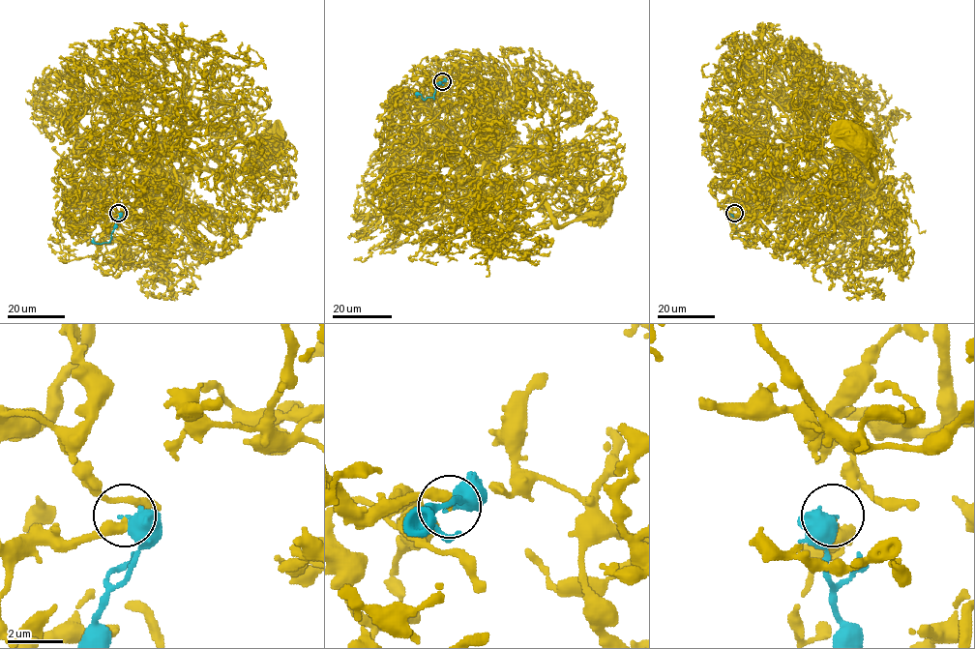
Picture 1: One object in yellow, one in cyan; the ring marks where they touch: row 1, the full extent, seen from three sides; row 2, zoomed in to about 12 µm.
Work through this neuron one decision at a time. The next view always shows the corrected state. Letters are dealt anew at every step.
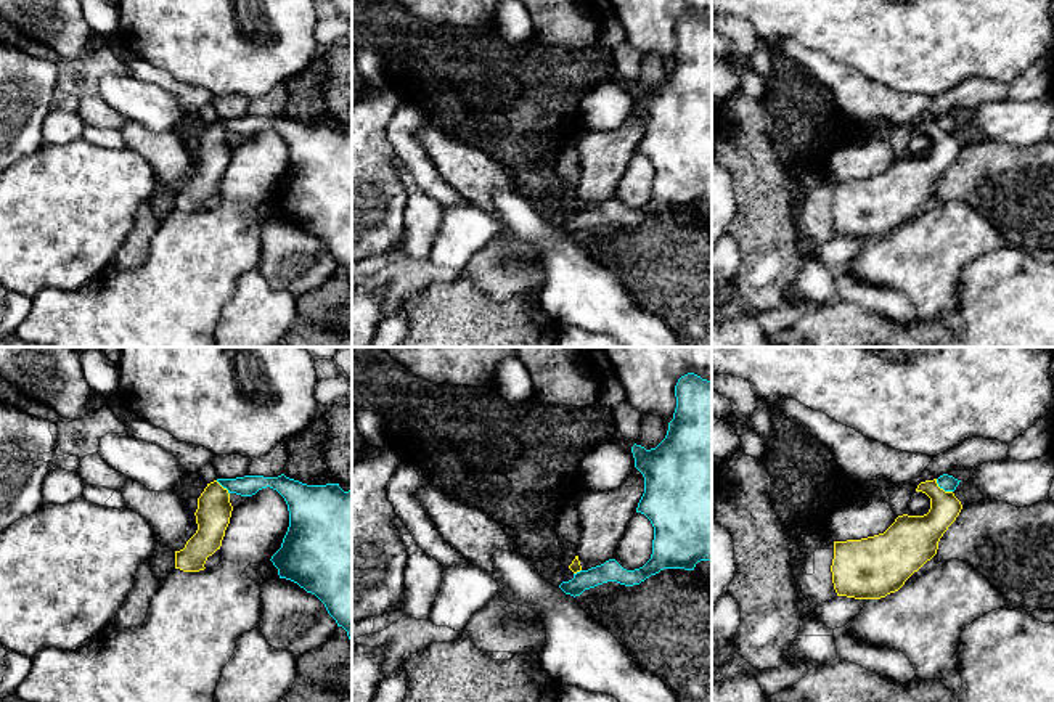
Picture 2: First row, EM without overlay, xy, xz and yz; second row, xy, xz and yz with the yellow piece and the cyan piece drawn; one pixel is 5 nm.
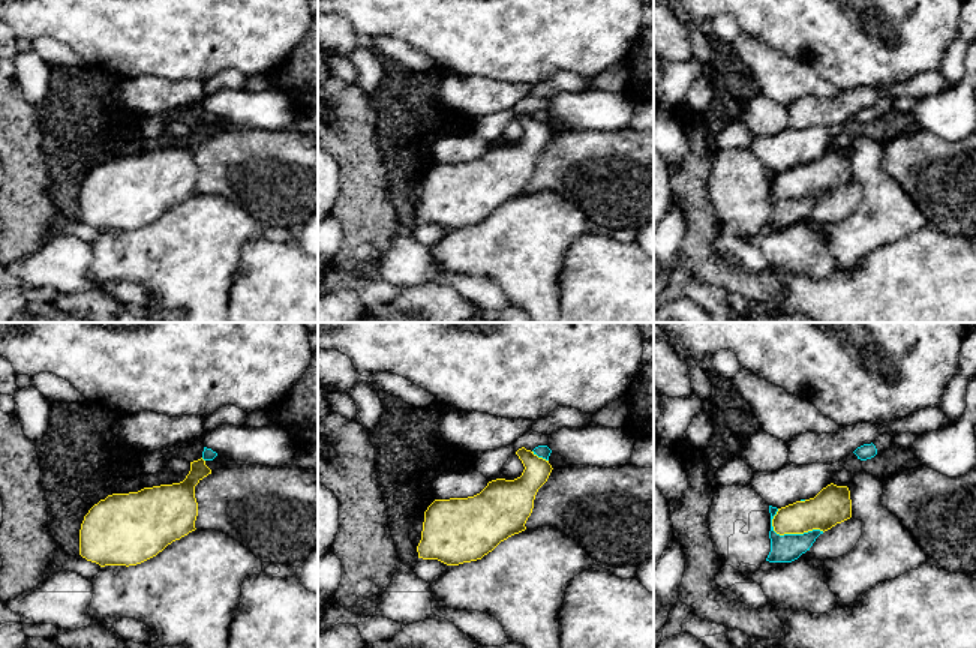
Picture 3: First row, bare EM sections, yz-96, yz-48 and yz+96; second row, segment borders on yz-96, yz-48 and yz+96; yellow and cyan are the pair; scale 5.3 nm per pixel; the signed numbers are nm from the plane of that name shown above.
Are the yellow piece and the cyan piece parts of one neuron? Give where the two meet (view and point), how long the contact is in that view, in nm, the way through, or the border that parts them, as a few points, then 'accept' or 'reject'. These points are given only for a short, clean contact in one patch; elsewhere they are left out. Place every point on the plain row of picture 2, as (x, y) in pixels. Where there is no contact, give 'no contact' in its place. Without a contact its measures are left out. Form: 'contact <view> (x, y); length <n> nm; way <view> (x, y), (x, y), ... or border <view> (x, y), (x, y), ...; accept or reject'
contact yz (942, 129); length 110 nm; reject

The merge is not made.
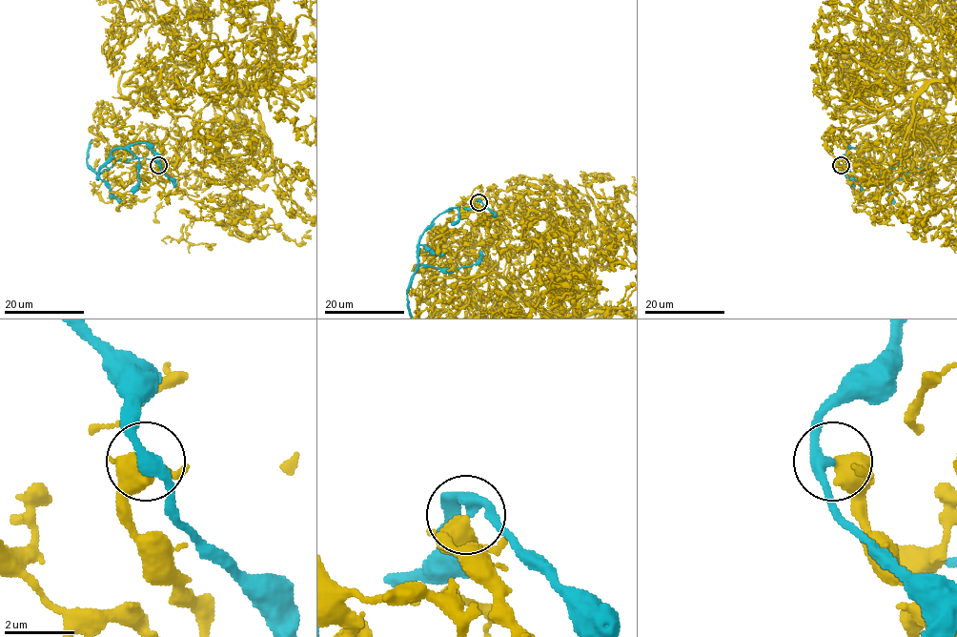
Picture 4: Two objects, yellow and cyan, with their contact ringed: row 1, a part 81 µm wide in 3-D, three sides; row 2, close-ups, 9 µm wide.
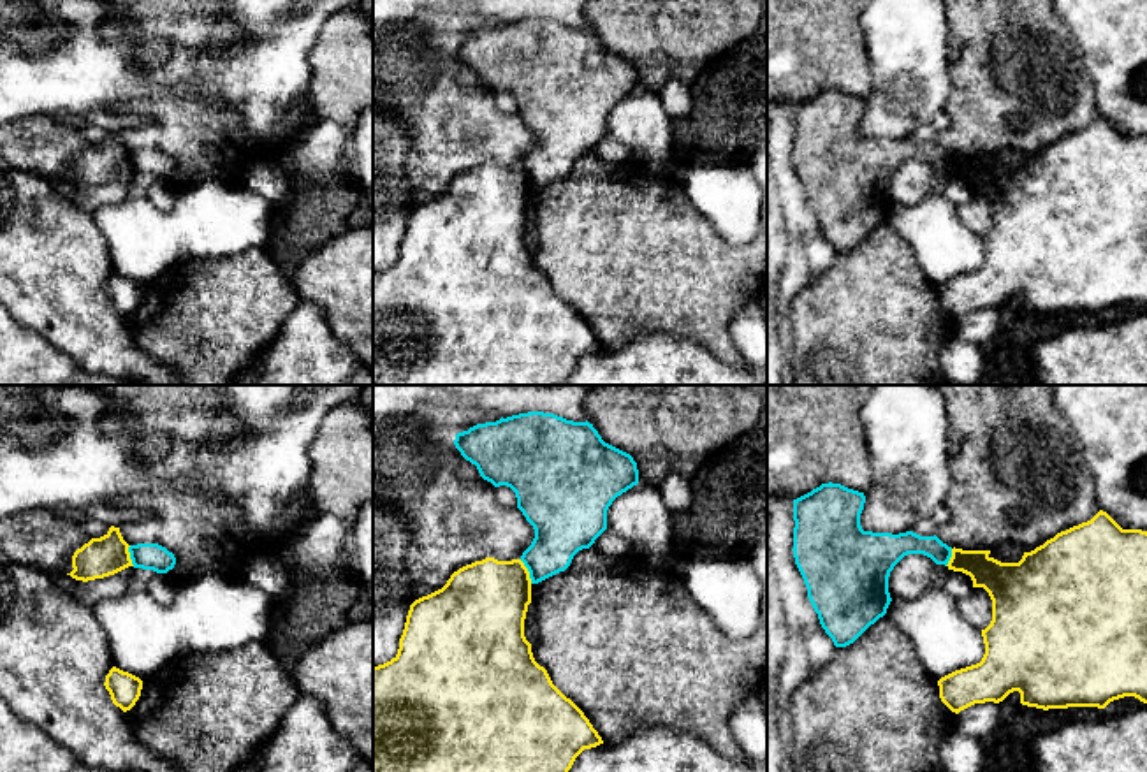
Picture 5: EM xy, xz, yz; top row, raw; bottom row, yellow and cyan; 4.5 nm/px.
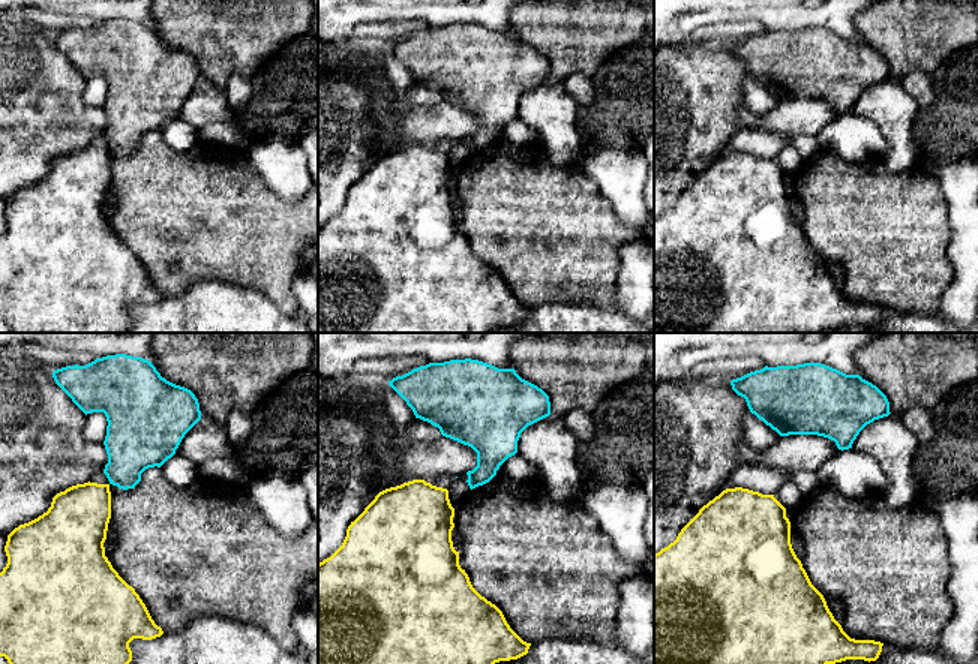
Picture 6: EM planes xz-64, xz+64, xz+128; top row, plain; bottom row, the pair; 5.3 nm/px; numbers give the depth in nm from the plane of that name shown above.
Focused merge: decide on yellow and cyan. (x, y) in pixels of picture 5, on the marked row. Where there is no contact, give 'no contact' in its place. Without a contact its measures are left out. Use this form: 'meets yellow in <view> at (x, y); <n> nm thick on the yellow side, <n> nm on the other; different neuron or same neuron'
meets yellow in xz at (528, 572); 380 nm thick on the yellow side, 240 nm on the other; different neuron

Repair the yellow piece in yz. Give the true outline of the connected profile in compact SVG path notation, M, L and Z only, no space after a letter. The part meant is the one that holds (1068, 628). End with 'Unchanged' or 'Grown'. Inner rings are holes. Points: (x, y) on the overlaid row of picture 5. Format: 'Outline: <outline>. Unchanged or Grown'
Outline: M1100 510L1091 521L1057 533L1043 545L1024 552L1019 563L1001 563L989 556L990 550L952 549L948 570L962 572L971 577L973 587L983 587L992 600L992 621L982 630L985 654L980 663L955 670L938 681L941 702L955 714L975 705L1003 702L1010 693L1020 693L1020 703L1036 709L1068 709L1068 707L1098 707L1105 709L1110 702L1135 696L1147 703L1147 531L1122 529L1107 512Z. Unchanged

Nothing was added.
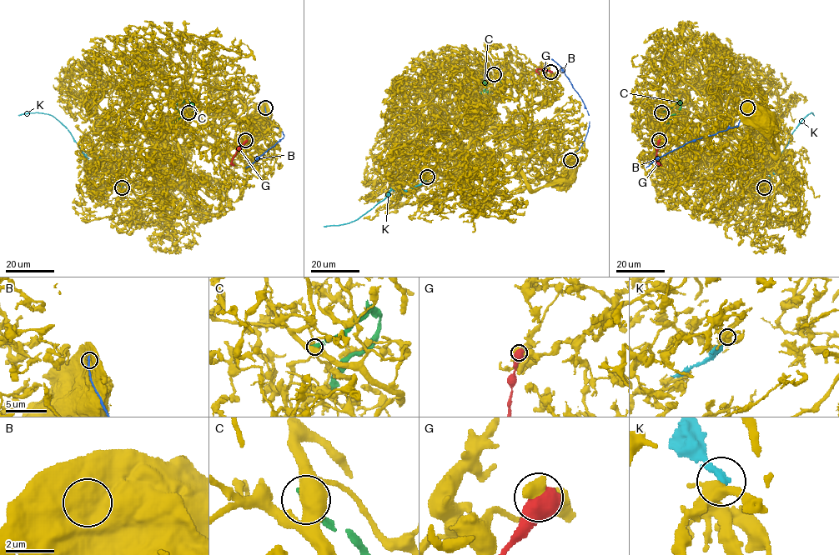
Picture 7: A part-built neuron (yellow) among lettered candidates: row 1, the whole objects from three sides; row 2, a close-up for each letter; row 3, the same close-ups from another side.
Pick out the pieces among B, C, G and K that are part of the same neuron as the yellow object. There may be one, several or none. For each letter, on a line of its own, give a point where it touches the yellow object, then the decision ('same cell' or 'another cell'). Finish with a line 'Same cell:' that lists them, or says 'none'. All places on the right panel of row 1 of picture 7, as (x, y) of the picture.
B: (747, 107) | another cell
C: (661, 112) | another cell
G: (659, 140) | same cell
K: (764, 187) | another cell
Same cell: G

